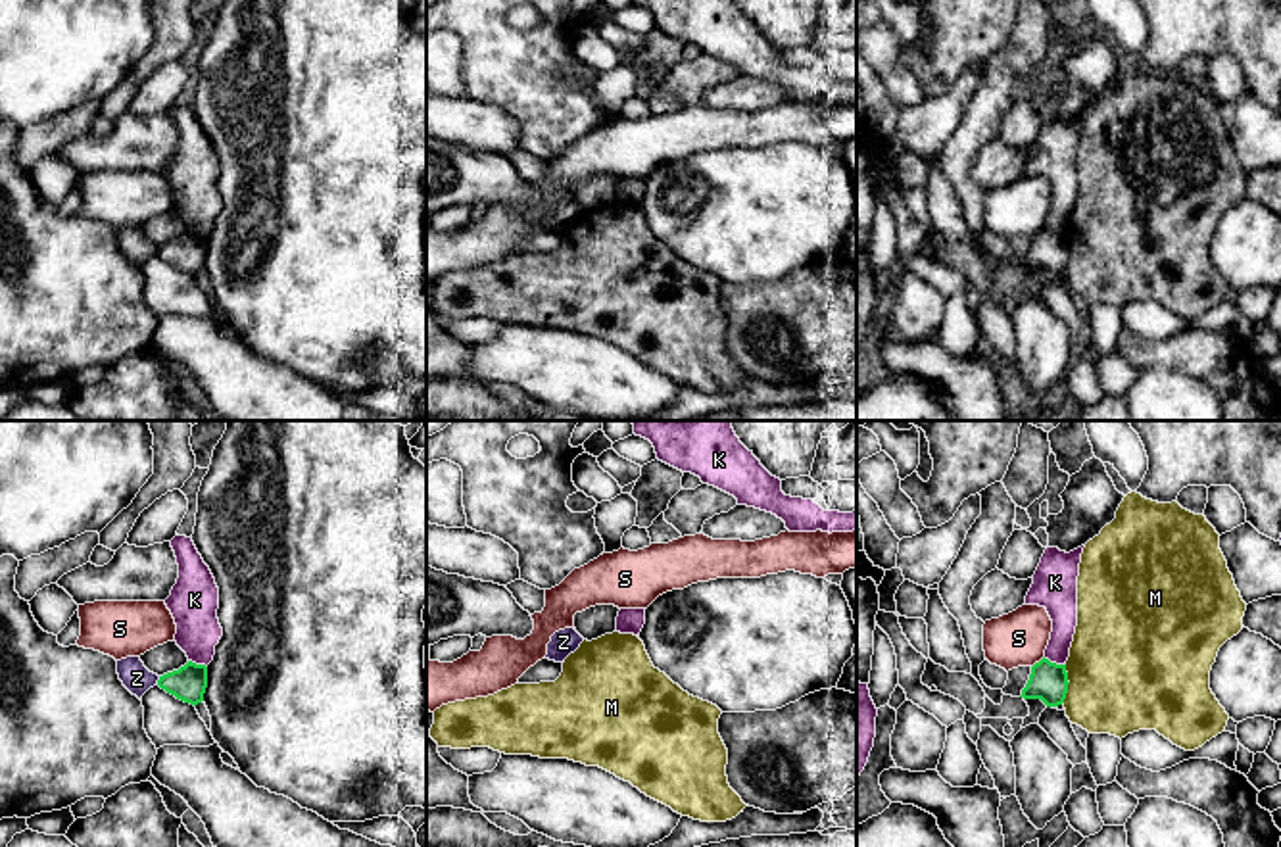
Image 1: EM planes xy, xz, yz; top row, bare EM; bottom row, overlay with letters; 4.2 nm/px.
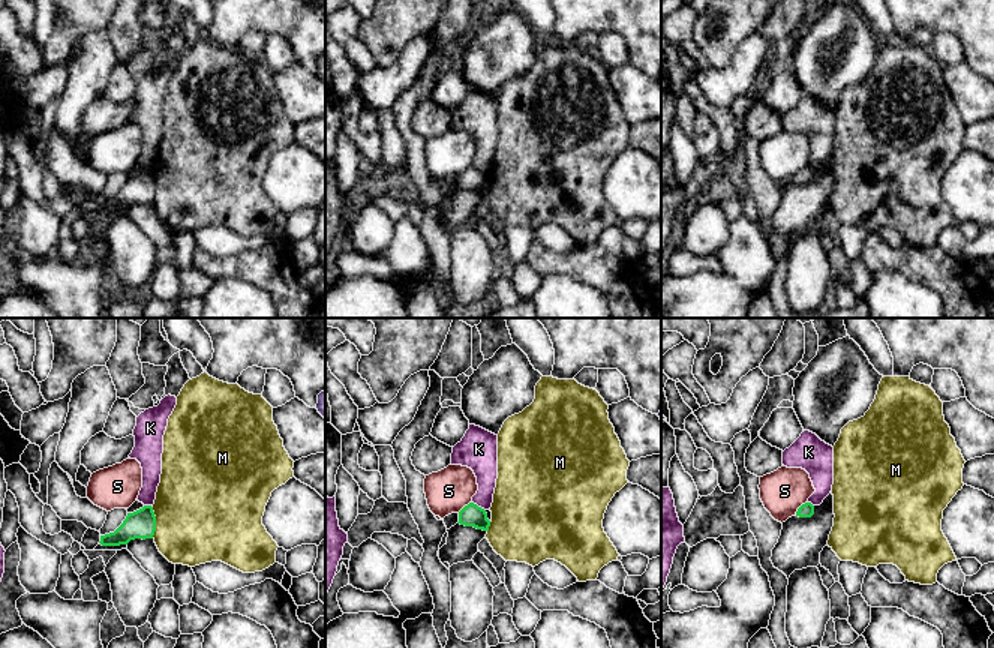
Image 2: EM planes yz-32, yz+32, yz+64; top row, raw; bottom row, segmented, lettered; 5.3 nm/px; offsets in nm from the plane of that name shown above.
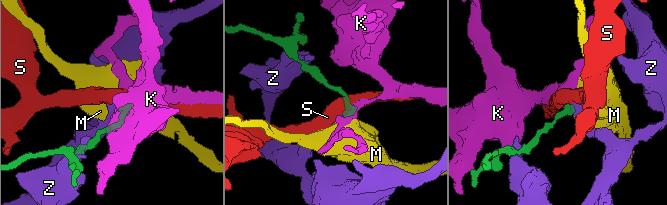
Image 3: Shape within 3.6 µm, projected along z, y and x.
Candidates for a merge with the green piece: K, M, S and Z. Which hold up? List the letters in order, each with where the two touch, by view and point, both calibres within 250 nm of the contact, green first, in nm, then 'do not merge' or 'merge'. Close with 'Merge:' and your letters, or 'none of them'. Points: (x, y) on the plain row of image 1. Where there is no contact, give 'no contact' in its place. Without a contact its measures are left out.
K: meets green in yz at (1055, 233); 160 nm thick on the green side, 140 nm on the other; do not merge
M: meets green in yz at (1068, 252); 160 nm thick on the green side, 500 nm on the other; do not merge
S: meets green in yz at (1039, 231); 160 nm thick on the green side, 220 nm on the other; do not merge
Z: meets green in xy at (158, 250); 150 nm thick on the green side, 120 nm on the other; do not merge
Merge: none of them

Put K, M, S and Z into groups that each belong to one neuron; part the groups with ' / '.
K / M / S / Z

